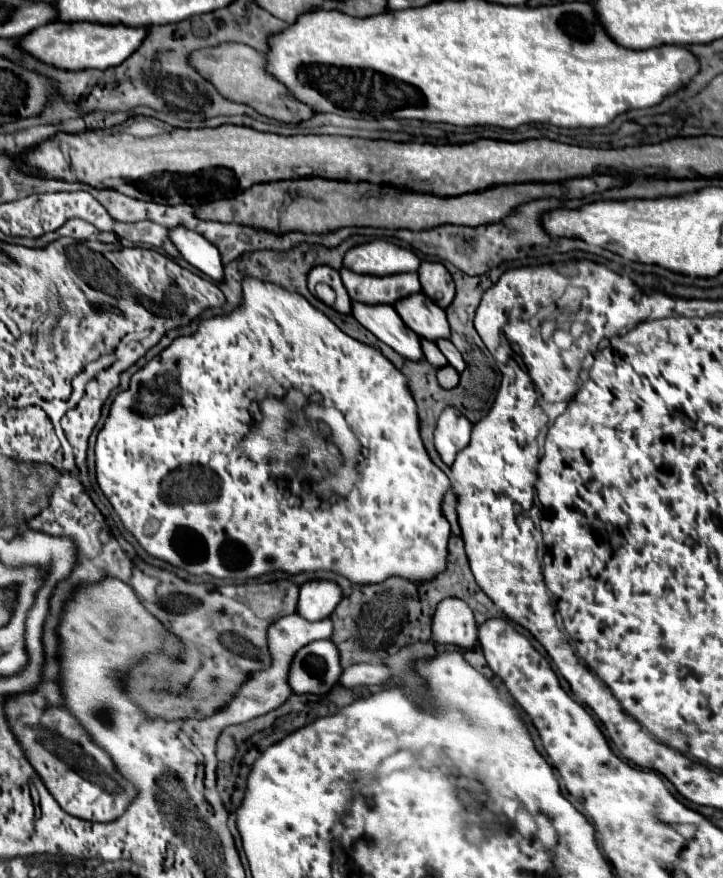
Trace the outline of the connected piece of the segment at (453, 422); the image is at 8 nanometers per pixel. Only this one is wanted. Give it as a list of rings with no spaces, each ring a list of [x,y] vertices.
[[[446,408],[434,430],[434,448],[446,466],[452,466],[456,452],[470,442],[472,424],[454,408]]]

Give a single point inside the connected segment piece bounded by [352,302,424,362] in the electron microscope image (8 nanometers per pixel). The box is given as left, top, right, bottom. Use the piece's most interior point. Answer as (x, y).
(383, 321)

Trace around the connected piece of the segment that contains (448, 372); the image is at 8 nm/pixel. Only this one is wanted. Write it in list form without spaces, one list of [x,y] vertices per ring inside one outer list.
[[[444,366],[444,368],[438,370],[438,382],[440,382],[442,388],[450,390],[450,388],[458,386],[458,380],[460,380],[460,376],[452,366]]]

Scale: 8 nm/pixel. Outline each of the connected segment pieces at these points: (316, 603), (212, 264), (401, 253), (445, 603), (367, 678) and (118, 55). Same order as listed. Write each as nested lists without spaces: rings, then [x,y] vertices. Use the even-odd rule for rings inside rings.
[[[308,580],[300,586],[298,612],[306,620],[328,618],[342,600],[342,588],[334,580]]]
[[[182,226],[170,230],[170,240],[176,244],[182,258],[194,268],[198,268],[202,274],[206,274],[214,282],[220,282],[224,278],[222,258],[218,254],[218,248],[212,242]]]
[[[374,240],[362,246],[354,246],[346,252],[342,268],[356,274],[390,276],[400,272],[416,272],[420,258],[406,248],[394,246],[384,240]]]
[[[446,598],[438,604],[432,622],[432,640],[470,650],[478,640],[478,626],[472,610],[458,598]]]
[[[355,664],[343,670],[339,682],[344,686],[368,686],[388,680],[388,668],[384,664]]]
[[[50,22],[26,34],[26,38],[18,40],[18,48],[44,64],[50,64],[60,70],[86,70],[86,68],[110,68],[124,62],[126,56],[132,54],[146,36],[146,28],[130,28],[130,26],[102,26],[92,22]]]

